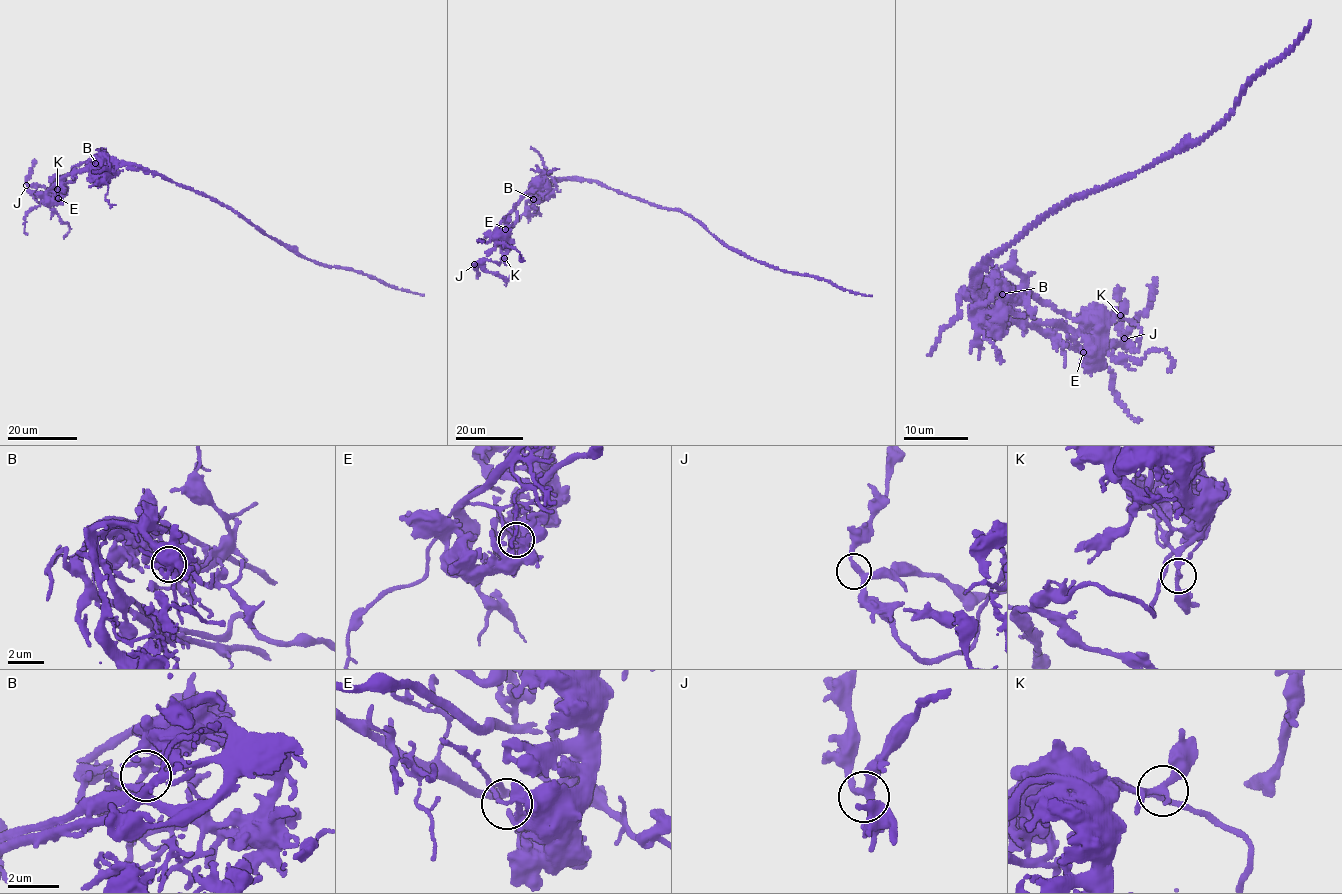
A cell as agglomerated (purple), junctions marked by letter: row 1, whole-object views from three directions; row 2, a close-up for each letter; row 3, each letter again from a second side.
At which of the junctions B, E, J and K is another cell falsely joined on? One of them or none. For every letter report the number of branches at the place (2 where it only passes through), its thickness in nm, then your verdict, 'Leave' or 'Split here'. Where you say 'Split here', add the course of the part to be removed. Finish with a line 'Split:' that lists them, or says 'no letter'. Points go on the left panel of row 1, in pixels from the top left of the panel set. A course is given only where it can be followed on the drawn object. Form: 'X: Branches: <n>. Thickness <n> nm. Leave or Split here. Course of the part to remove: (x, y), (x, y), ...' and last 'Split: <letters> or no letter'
B: Branches: 3. Thickness 240 nm. Leave
E: Branches: 3. Thickness 200 nm. Split here. Course of the part to remove: (57, 198), (48, 190), (57, 180), (69, 173), (88, 169), (105, 158), (105, 154), (109, 168), (92, 171)
J: Branches: 3. Thickness 240 nm. Leave
K: Branches: 3. Thickness 220 nm. Leave
Split: E

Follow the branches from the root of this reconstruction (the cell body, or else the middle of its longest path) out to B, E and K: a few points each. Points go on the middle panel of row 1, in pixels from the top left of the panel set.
B: (626, 194), (594, 181), (566, 177), (551, 181), (533, 199)
E: (626, 194), (595, 181), (575, 178), (546, 181), (526, 194), (495, 232), (505, 229)
K: (626, 194), (594, 181), (566, 177), (551, 181), (508, 232), (504, 258)

